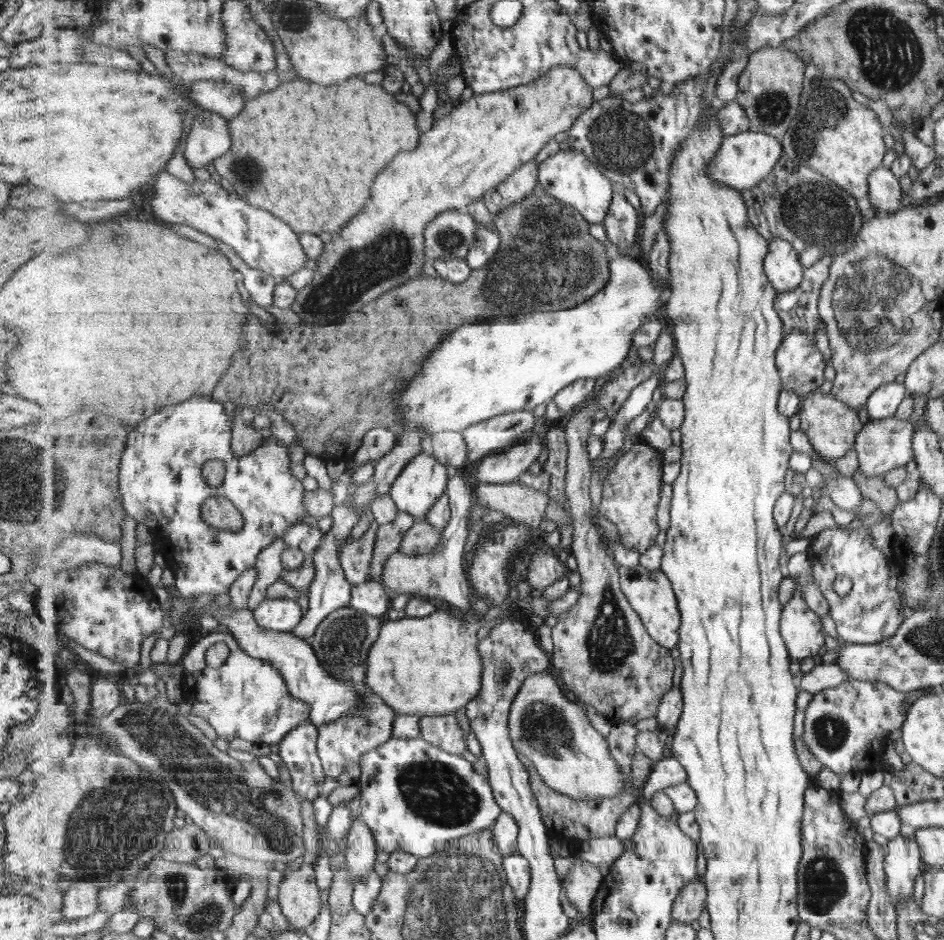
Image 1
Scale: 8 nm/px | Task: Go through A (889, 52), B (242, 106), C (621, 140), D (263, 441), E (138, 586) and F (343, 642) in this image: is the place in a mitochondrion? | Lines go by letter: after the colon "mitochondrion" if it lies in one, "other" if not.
A: mitochondrion
B: other
C: mitochondrion
D: other
E: other
F: mitochondrion

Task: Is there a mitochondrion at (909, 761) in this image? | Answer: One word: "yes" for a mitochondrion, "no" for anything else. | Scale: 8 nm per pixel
no

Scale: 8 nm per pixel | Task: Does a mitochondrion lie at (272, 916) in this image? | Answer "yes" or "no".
no

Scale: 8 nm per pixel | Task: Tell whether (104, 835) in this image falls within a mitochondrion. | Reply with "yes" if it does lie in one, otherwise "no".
yes

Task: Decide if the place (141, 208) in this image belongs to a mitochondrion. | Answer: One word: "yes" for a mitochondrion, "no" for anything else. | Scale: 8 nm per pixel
no

